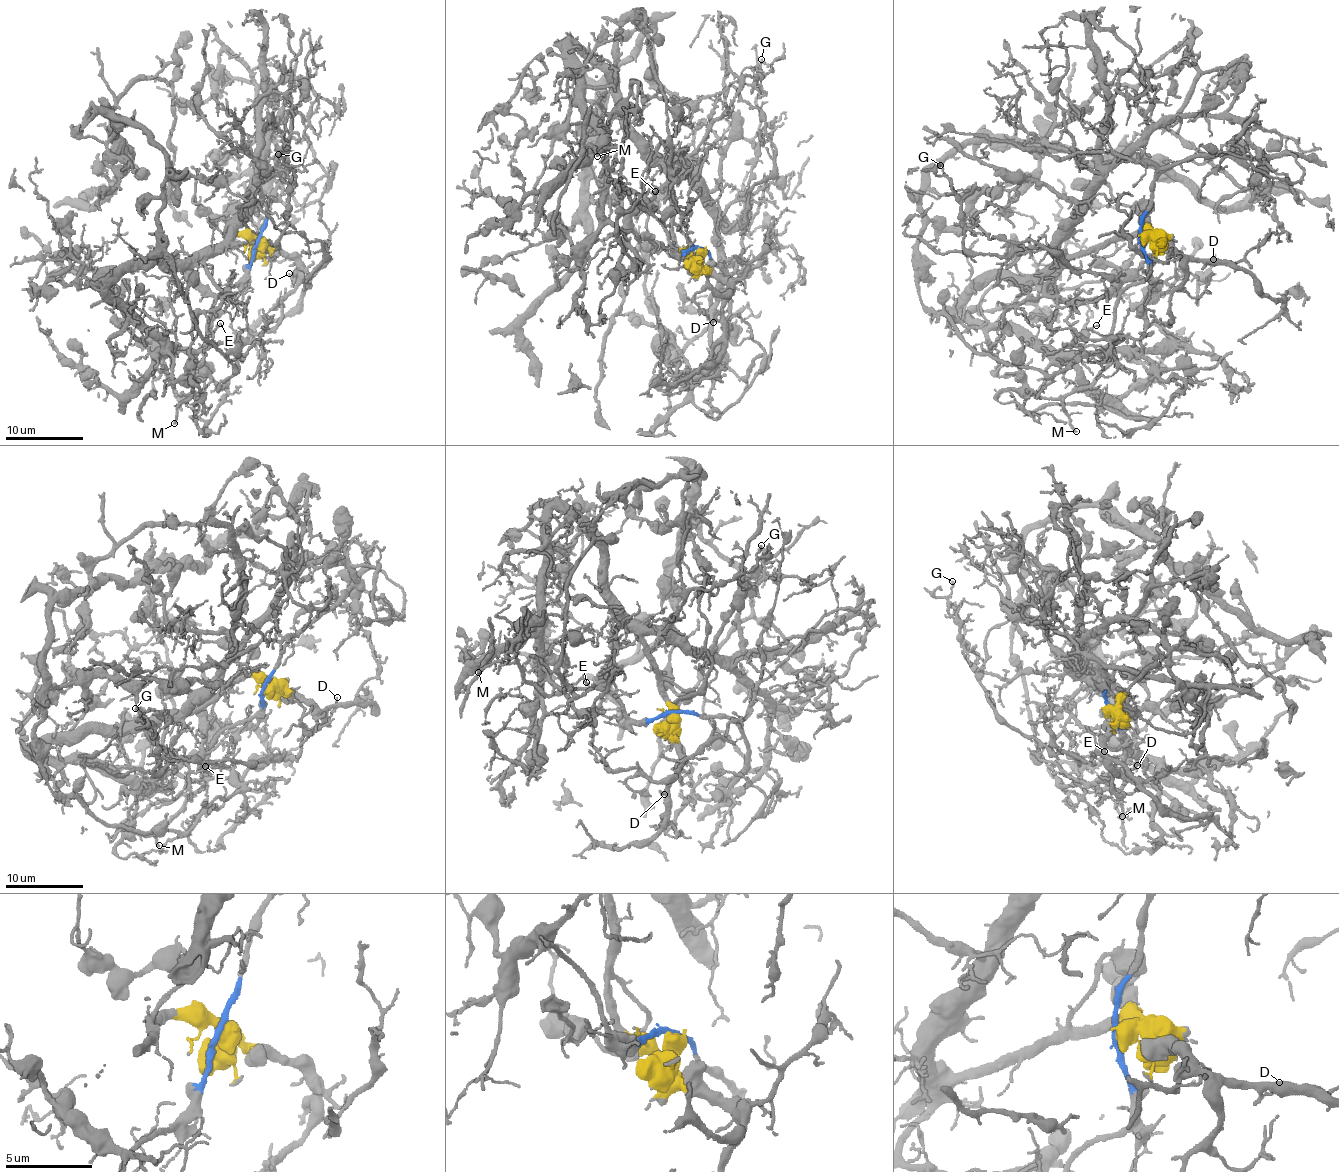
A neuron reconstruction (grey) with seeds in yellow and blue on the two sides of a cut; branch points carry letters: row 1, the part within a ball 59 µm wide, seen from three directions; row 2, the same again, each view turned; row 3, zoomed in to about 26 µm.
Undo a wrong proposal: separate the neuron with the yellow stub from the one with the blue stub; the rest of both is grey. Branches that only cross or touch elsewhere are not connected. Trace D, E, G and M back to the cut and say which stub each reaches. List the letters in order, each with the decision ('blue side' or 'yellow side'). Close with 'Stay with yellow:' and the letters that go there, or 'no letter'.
D: yellow side
E: blue side
G: yellow side
M: blue side
Stay with yellow: D, G

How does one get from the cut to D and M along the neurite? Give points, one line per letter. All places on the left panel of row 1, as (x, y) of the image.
D: (259, 243), (280, 247), (300, 266), (293, 278), (288, 273)
M: (259, 243), (242, 279), (216, 297), (207, 322), (202, 364), (193, 371), (191, 395), (180, 404), (174, 423)

